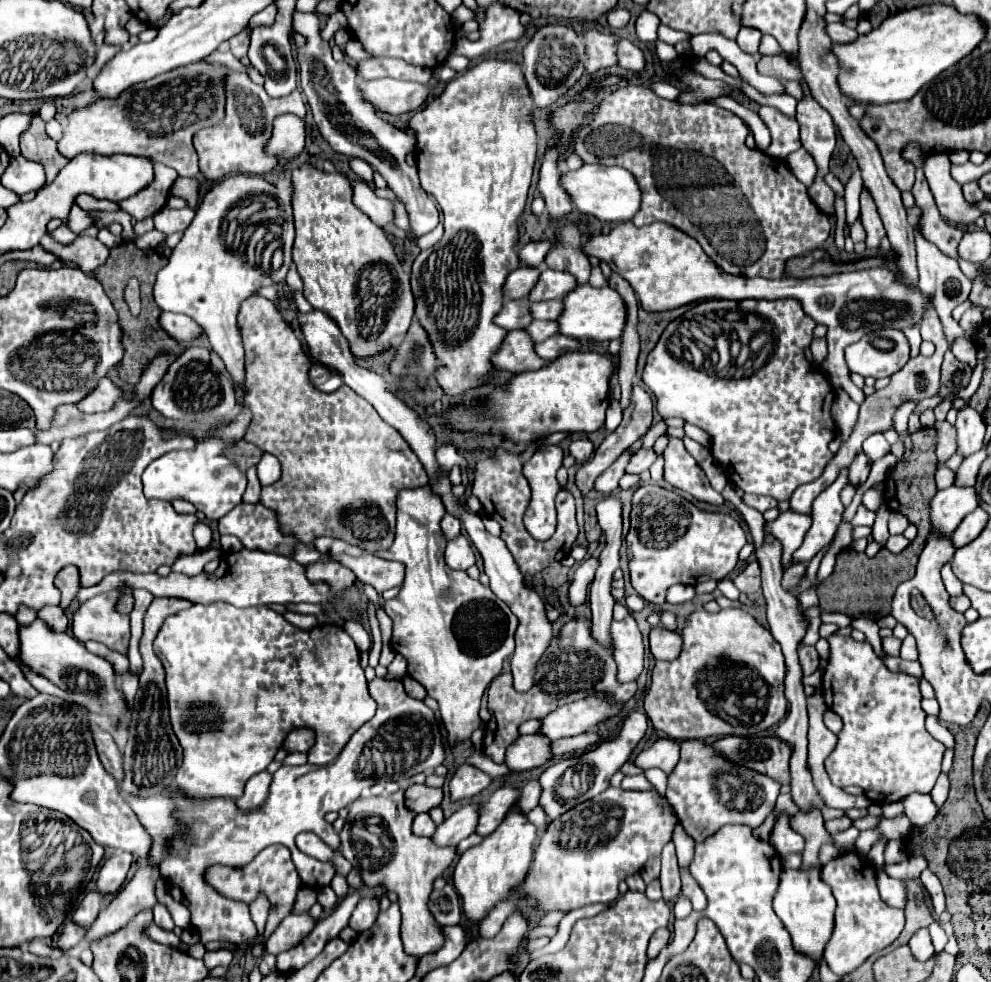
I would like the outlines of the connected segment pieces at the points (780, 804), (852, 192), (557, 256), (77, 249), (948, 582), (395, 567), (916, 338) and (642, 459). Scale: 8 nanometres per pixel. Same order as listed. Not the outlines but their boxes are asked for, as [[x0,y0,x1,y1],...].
[[774,795,798,819],[845,168,863,228],[544,225,590,283],[40,233,108,275],[941,562,963,596],[332,553,404,593],[904,327,922,357],[628,449,658,473]]

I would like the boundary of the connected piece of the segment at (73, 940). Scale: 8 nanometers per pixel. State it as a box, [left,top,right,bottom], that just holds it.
[58,919,86,951]

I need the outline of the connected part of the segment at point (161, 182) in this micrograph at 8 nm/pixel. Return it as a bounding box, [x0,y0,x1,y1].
[118,161,178,221]

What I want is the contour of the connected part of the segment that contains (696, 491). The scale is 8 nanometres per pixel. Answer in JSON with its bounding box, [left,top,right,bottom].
[663,437,724,505]

